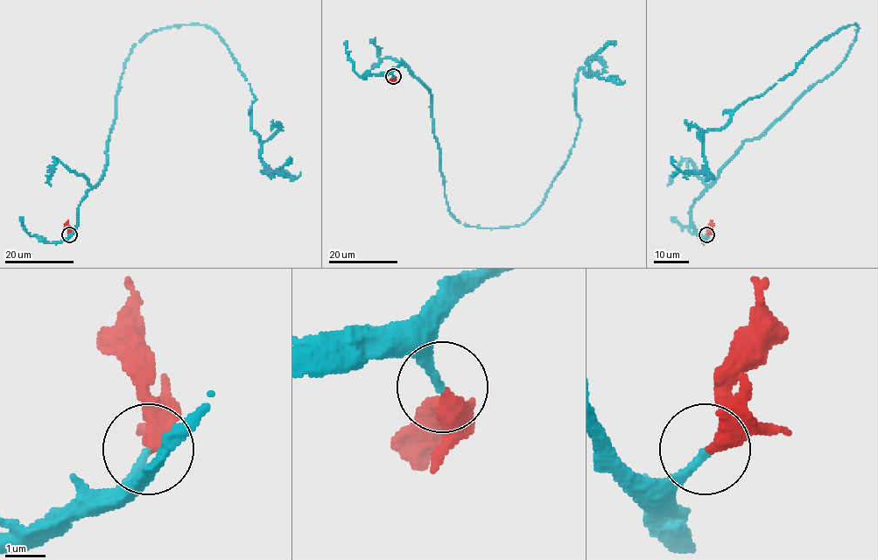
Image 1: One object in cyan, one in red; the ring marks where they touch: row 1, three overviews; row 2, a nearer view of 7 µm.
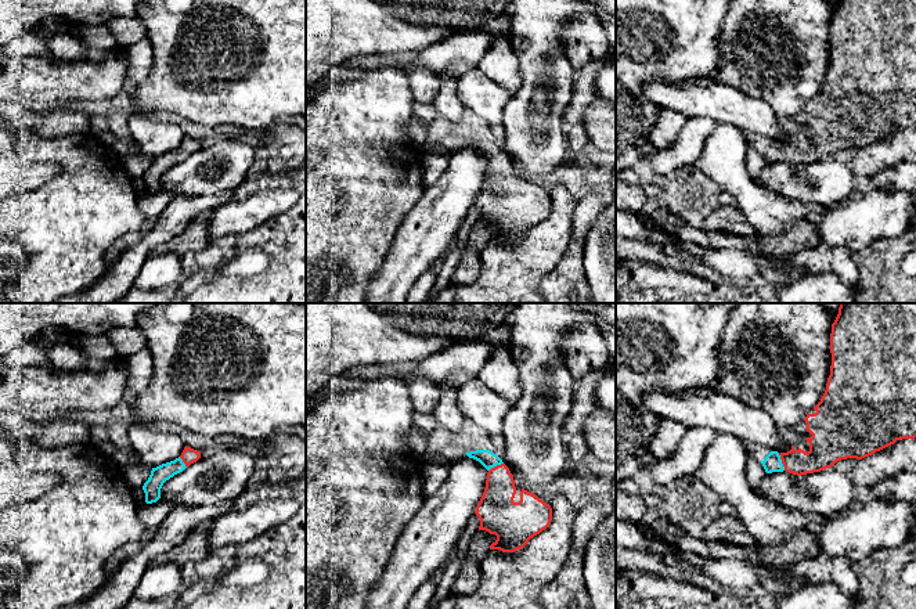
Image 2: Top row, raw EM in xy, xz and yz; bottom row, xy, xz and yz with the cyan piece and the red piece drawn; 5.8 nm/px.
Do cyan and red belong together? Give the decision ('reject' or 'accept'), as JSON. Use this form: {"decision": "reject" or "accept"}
{"decision": "accept"}

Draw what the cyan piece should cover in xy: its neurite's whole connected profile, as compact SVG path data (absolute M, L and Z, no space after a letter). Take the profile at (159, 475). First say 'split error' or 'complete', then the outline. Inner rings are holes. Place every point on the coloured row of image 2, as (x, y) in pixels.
split error; M185 446L178 458L152 468L148 480L143 486L143 490L145 493L145 502L156 502L161 498L161 489L163 483L174 475L183 472L187 466L196 462L199 458L201 451Z

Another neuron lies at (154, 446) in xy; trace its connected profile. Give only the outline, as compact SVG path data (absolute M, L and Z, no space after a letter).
M133 421L130 424L129 437L138 461L151 469L174 461L185 447L178 435L162 426L147 426Z

